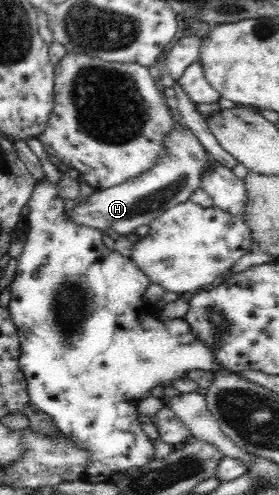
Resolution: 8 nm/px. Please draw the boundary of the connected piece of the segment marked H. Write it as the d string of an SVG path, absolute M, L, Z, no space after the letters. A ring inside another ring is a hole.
M180 123L163 140L167 147L167 154L160 156L152 169L120 185L94 190L84 201L77 202L76 207L64 209L68 220L78 226L96 229L102 232L102 235L108 235L112 230L125 236L127 233L134 232L140 225L146 225L152 219L160 217L160 213L164 213L164 210L186 202L188 195L200 187L198 179L204 167L208 165L206 157L210 157L192 132Z

